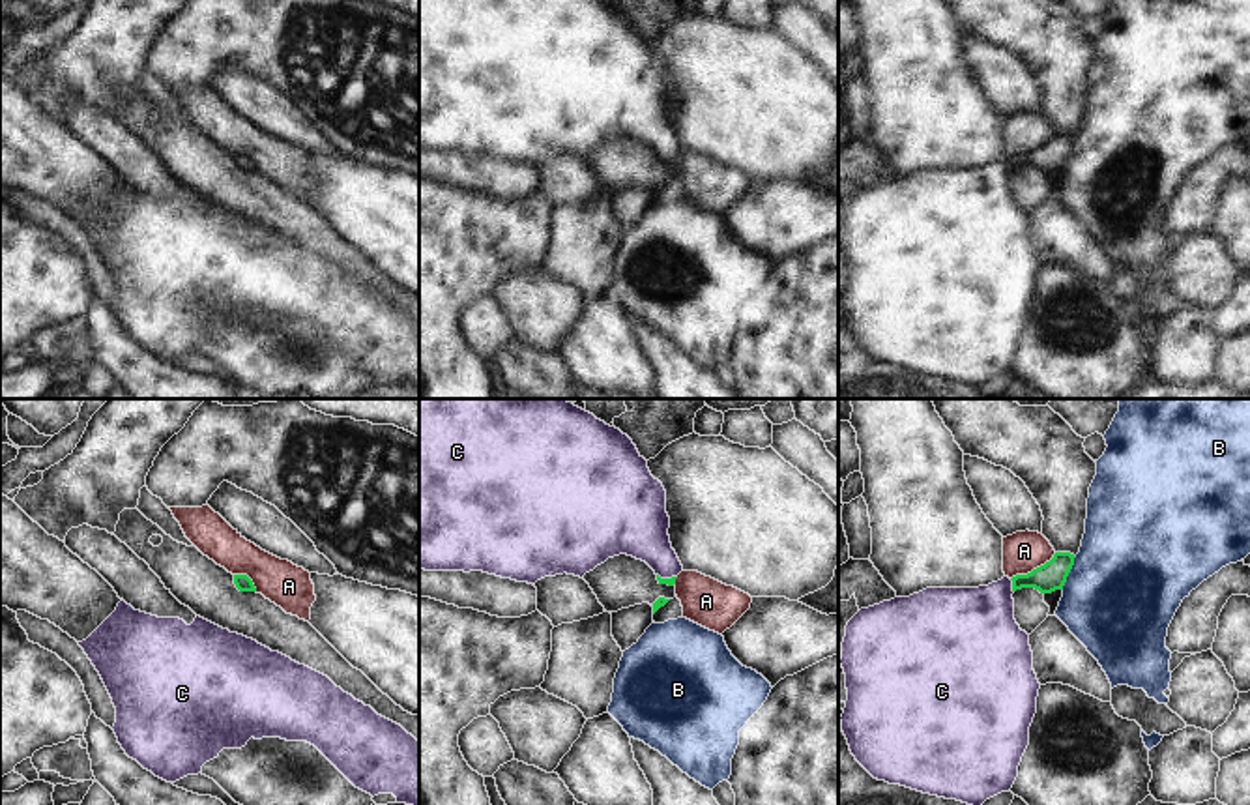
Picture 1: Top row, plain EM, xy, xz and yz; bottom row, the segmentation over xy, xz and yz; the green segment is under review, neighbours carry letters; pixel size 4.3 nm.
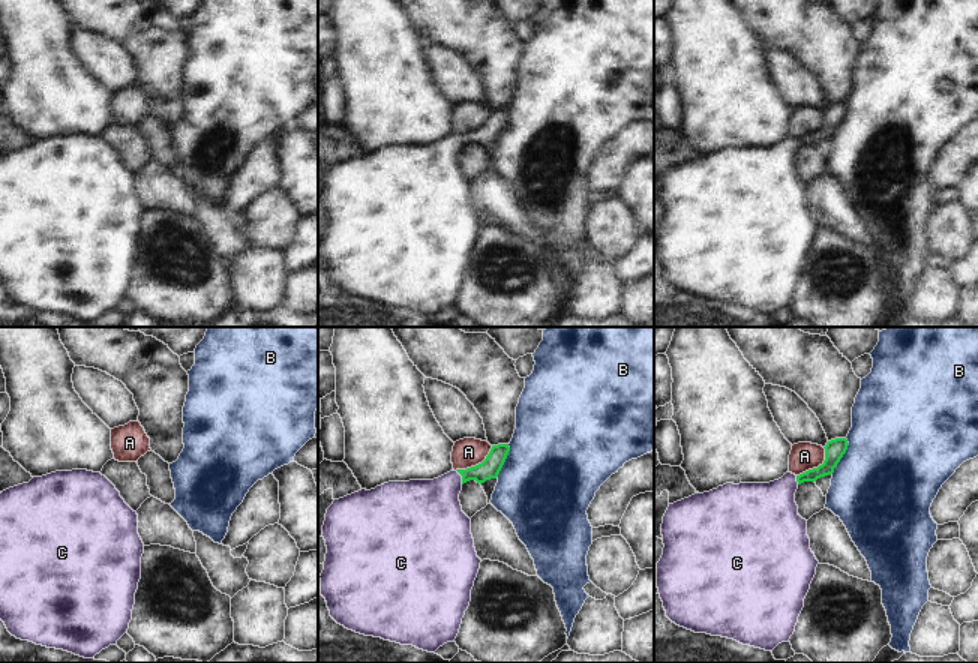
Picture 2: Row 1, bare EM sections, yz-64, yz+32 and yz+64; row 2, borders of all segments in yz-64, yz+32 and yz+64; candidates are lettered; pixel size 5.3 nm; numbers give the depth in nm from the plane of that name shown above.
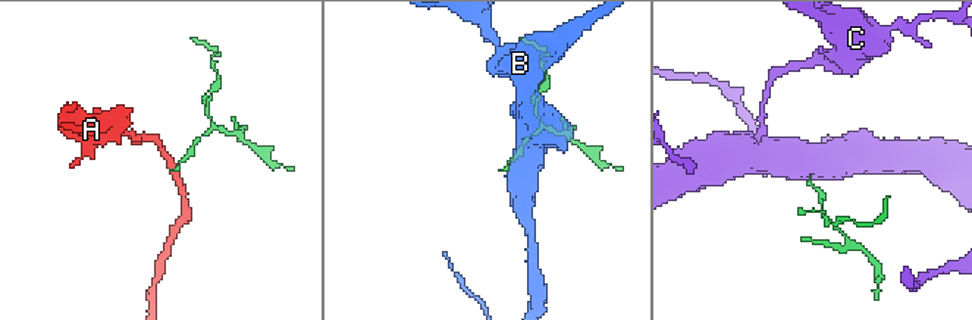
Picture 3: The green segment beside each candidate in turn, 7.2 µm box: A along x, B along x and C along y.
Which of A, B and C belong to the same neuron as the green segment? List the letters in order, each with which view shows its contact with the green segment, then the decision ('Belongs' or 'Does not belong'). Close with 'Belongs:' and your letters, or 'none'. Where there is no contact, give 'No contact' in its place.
A: Touches green in yz. Does not belong
B: Touches green in yz. Does not belong
C: Touches green in yz. Belongs
Belongs: C

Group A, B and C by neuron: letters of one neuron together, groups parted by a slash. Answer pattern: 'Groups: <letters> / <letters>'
Groups: A / B / C

